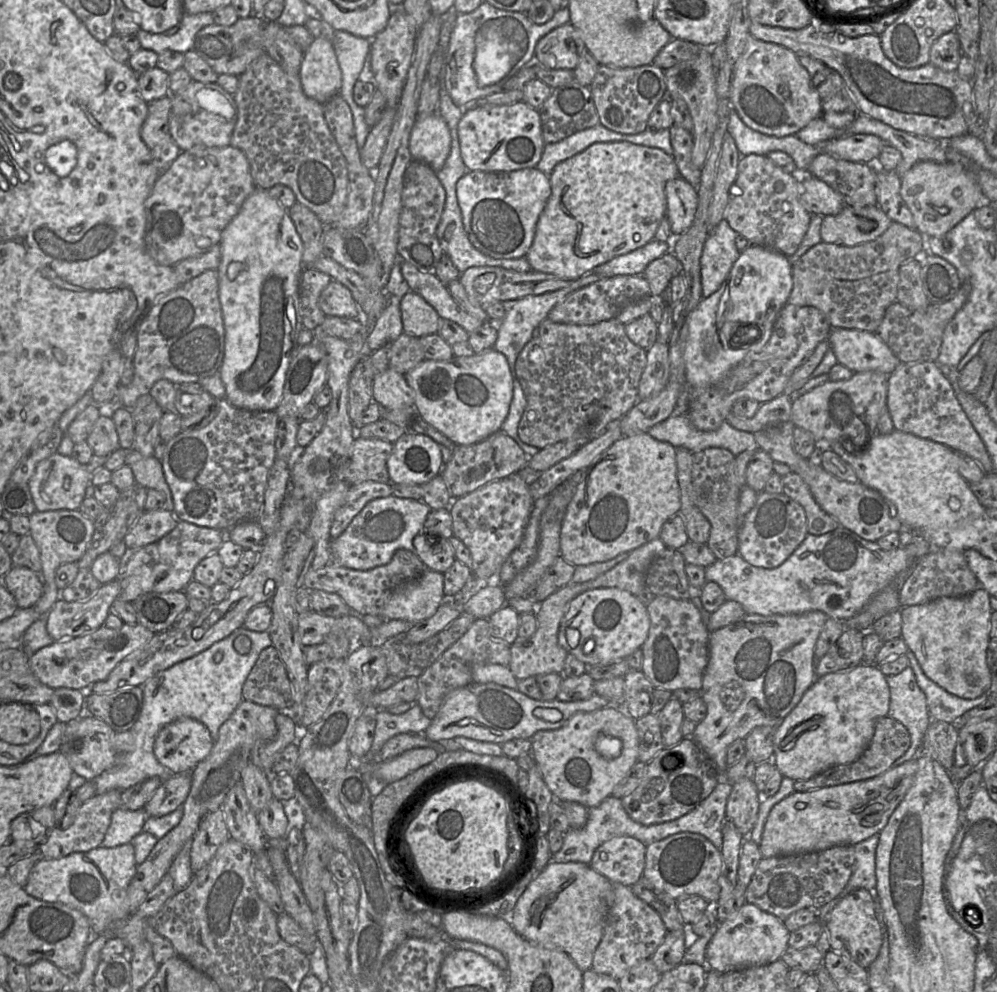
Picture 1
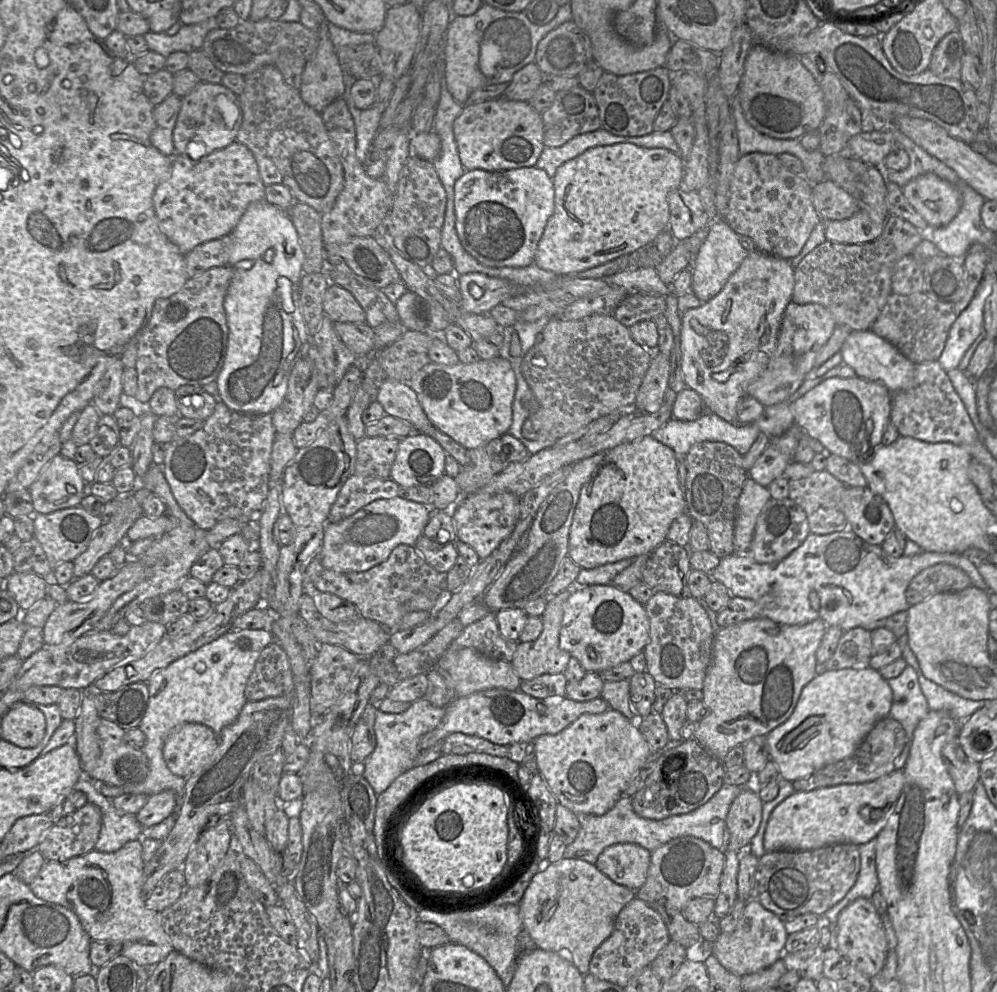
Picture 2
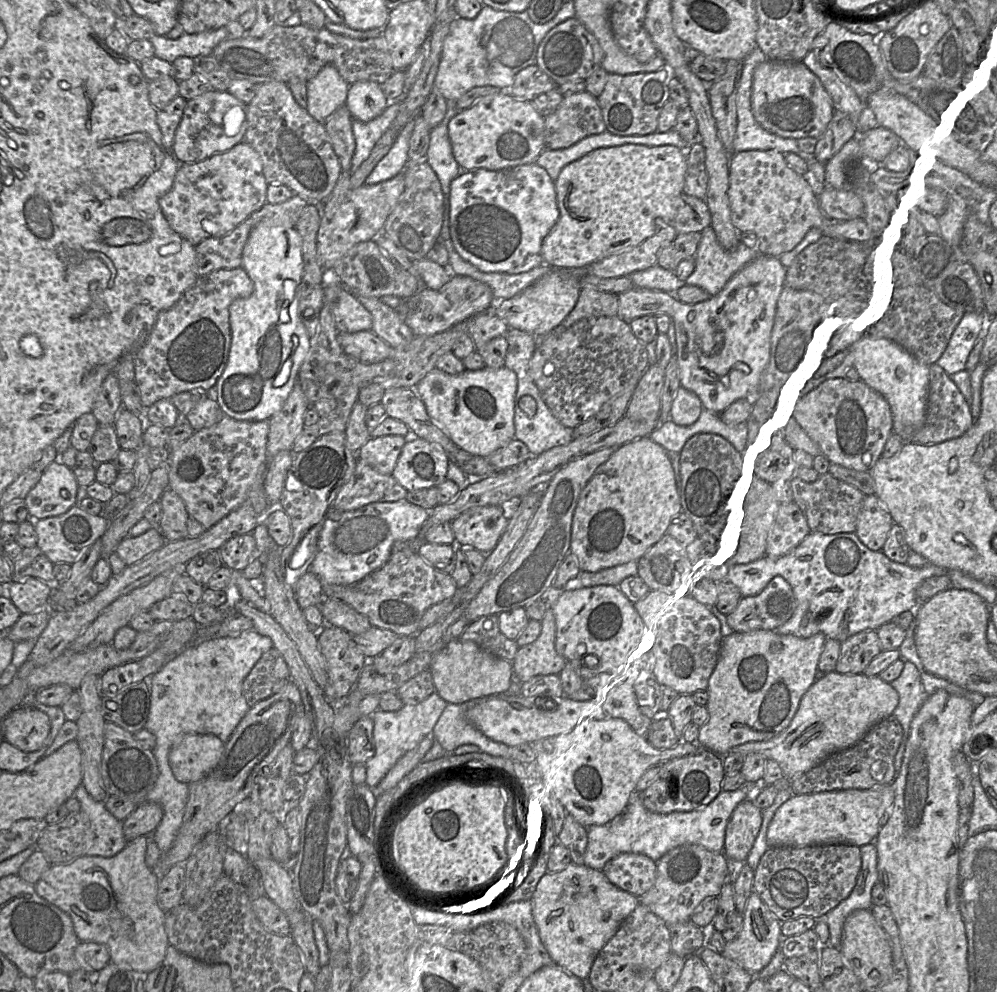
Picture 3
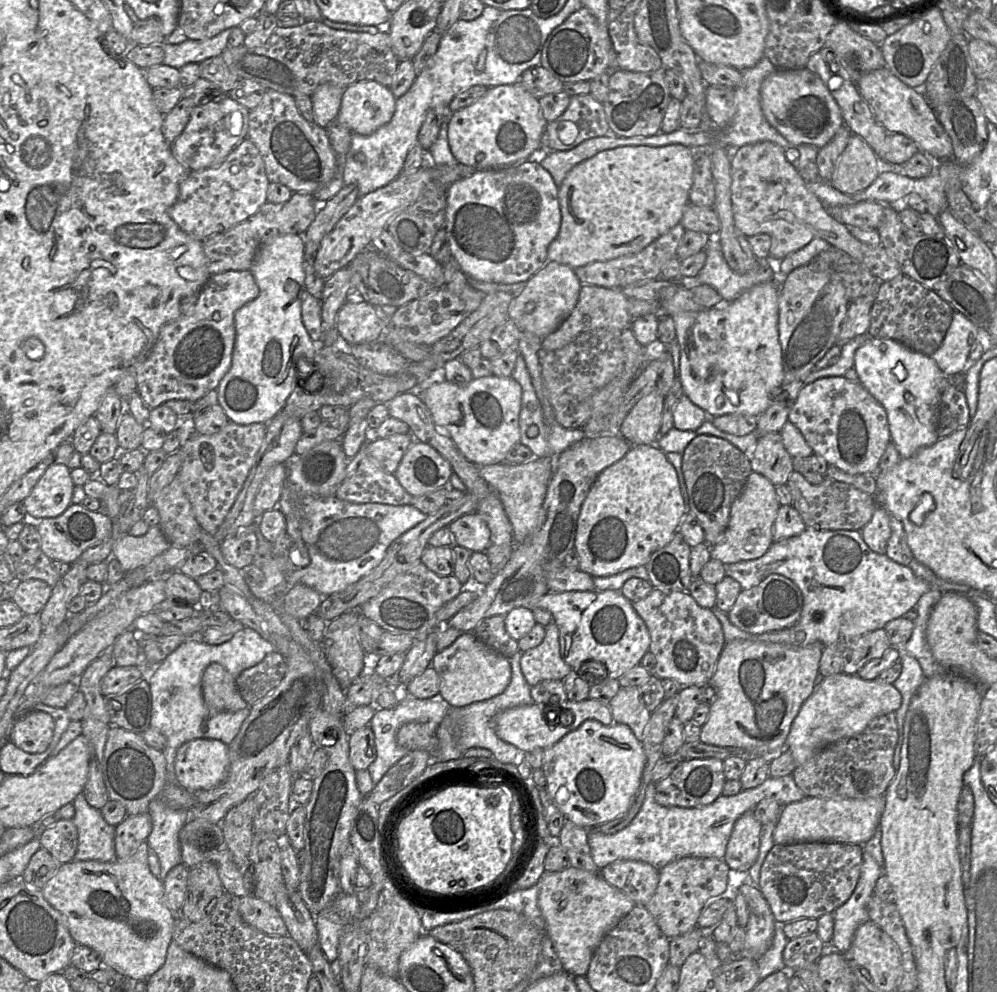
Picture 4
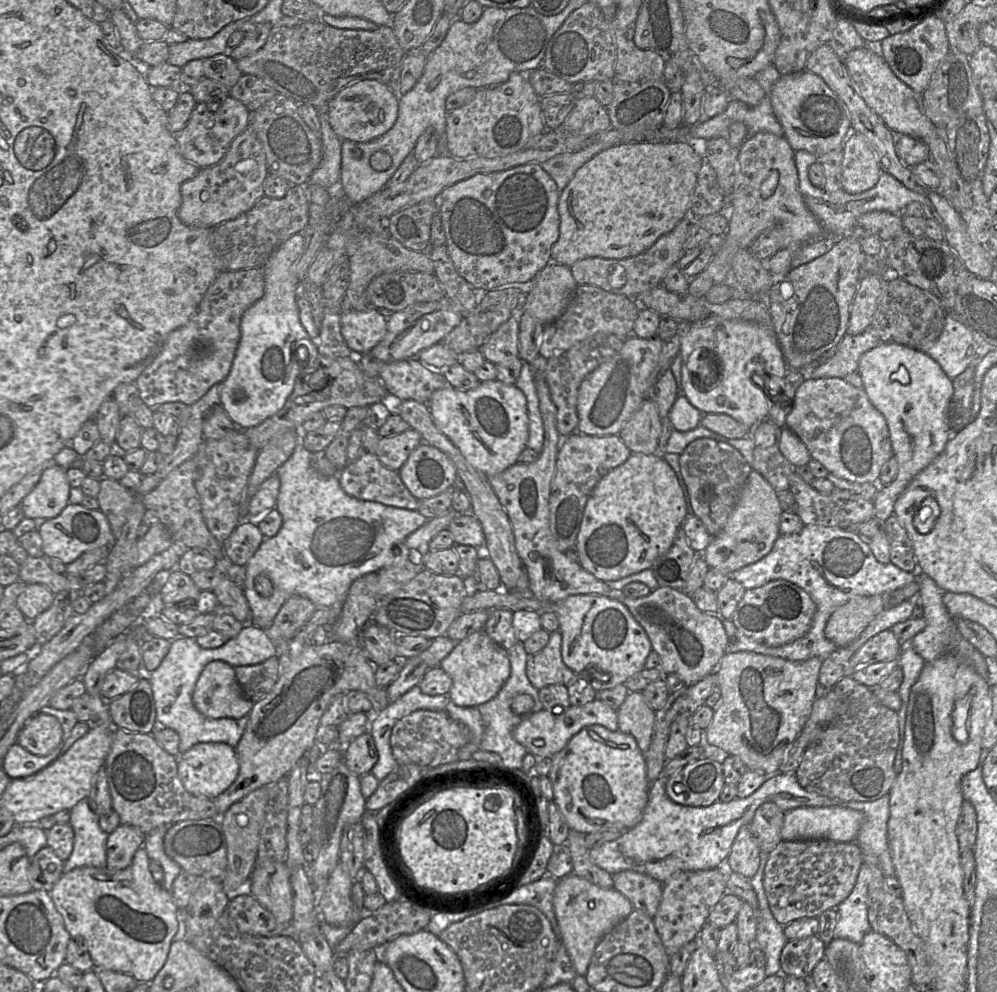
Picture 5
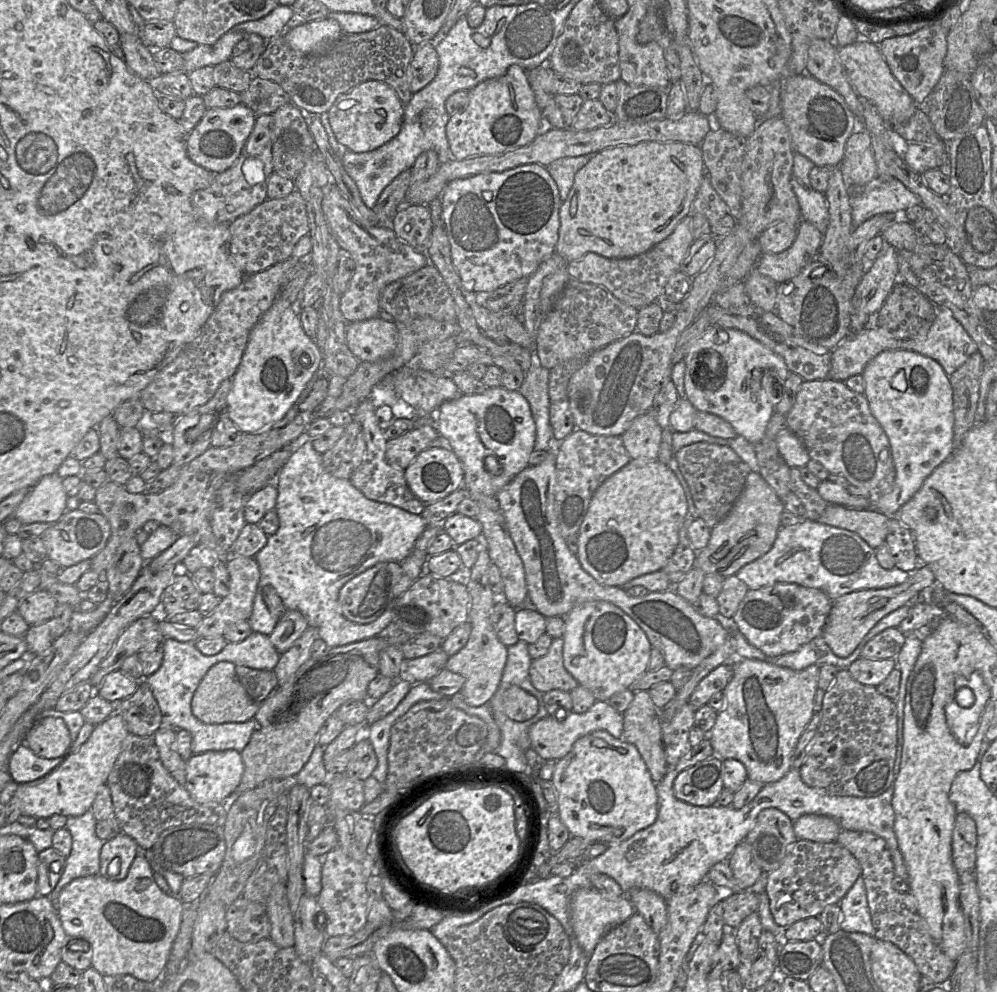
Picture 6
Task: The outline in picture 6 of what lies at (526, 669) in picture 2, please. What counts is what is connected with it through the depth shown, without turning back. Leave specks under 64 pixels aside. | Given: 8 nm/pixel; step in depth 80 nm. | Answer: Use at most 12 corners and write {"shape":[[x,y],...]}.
{"shape":[[563,639],[532,660],[532,685],[541,693],[571,692],[579,684],[563,664]]}

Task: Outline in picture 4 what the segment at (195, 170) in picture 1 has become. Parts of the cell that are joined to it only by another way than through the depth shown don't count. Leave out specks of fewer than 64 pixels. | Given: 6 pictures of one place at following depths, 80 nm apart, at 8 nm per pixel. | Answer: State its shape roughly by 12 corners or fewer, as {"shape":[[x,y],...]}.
{"shape":[[247,137],[220,165],[190,171],[169,215],[204,241],[267,201]]}

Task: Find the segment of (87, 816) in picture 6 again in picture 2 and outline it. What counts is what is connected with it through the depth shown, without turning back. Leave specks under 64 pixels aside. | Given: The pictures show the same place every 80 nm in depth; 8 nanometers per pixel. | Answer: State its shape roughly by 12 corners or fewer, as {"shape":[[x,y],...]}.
{"shape":[[83,771],[73,789],[101,811],[94,850],[112,853],[139,838],[136,814],[116,810]]}

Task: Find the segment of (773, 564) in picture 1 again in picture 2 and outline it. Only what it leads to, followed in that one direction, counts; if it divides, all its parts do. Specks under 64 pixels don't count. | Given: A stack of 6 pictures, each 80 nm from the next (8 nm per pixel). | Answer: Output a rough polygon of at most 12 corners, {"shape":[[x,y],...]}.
{"shape":[[770,498],[748,553],[778,563],[809,535],[804,510]]}

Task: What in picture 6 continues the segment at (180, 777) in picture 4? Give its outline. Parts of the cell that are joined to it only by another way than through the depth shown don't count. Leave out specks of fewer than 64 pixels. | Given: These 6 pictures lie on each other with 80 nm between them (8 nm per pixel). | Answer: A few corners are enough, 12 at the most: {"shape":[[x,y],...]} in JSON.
{"shape":[[240,752],[186,760],[185,788],[199,803],[224,803],[238,787]]}

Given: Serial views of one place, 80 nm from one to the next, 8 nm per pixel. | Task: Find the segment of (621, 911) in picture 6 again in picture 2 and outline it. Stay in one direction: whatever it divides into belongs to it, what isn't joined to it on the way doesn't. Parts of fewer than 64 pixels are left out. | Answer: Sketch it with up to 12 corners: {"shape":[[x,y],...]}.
{"shape":[[544,864],[519,903],[538,948],[582,975],[636,891]]}

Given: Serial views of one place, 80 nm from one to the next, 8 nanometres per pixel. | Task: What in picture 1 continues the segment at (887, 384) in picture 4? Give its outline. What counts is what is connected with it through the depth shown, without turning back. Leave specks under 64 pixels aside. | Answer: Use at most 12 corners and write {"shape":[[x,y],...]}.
{"shape":[[833,327],[827,341],[854,373],[900,364],[875,333]]}

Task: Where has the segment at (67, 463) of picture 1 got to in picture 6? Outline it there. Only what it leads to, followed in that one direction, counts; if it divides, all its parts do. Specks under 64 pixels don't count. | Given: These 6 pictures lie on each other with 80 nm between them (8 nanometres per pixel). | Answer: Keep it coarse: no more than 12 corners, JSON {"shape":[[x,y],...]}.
{"shape":[[57,473],[41,478],[13,513],[22,524],[55,523],[67,511]]}

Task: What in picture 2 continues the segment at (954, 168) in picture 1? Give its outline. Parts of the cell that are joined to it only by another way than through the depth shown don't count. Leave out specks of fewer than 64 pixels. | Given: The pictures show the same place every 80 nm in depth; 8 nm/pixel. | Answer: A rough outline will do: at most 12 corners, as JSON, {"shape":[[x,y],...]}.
{"shape":[[933,173],[902,193],[929,226],[948,225],[960,191]]}

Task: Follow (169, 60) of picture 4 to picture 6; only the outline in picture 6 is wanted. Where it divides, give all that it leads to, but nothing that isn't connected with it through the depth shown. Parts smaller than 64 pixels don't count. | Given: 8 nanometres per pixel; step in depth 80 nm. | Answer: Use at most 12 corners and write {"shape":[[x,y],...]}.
{"shape":[[233,27],[214,44],[181,54],[184,72],[229,60],[245,36]]}

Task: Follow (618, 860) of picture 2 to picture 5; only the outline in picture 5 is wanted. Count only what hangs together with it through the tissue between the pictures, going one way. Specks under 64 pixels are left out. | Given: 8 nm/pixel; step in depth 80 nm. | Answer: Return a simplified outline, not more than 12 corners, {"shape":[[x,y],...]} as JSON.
{"shape":[[631,870],[616,873],[614,889],[653,919],[663,883]]}

